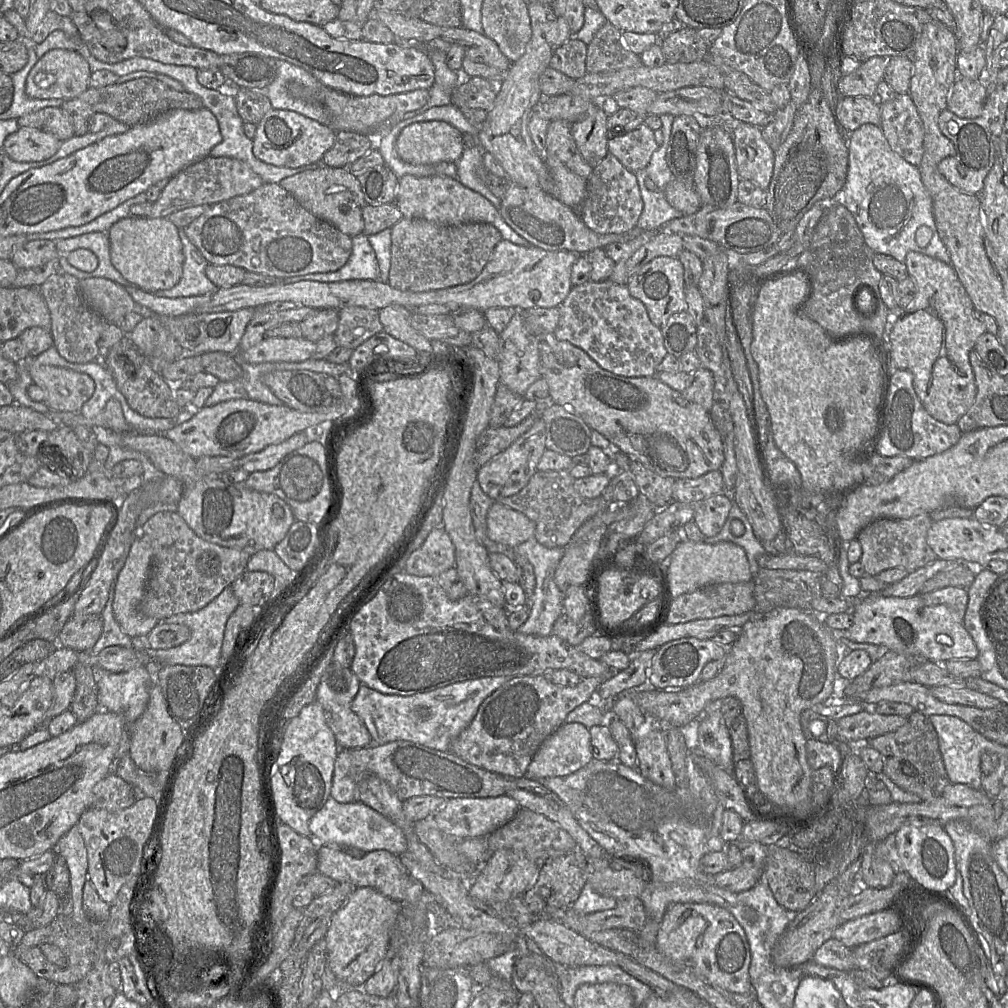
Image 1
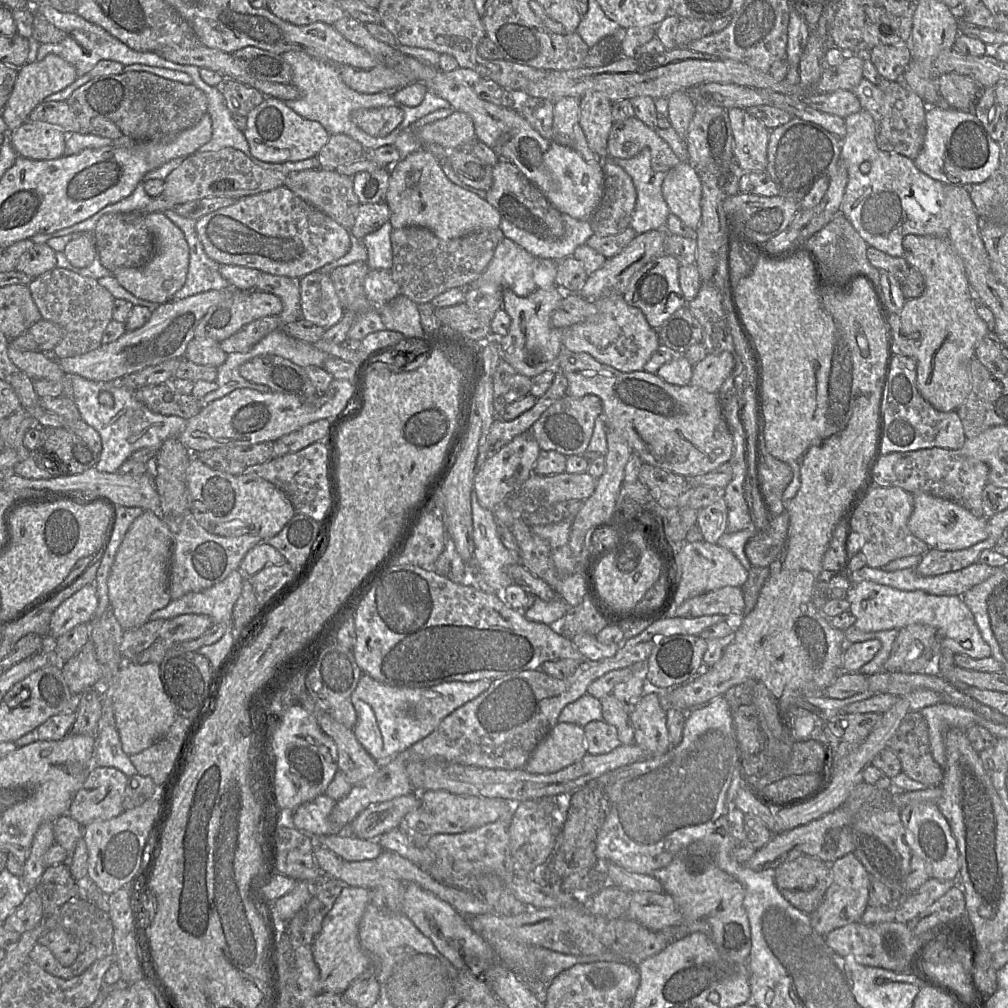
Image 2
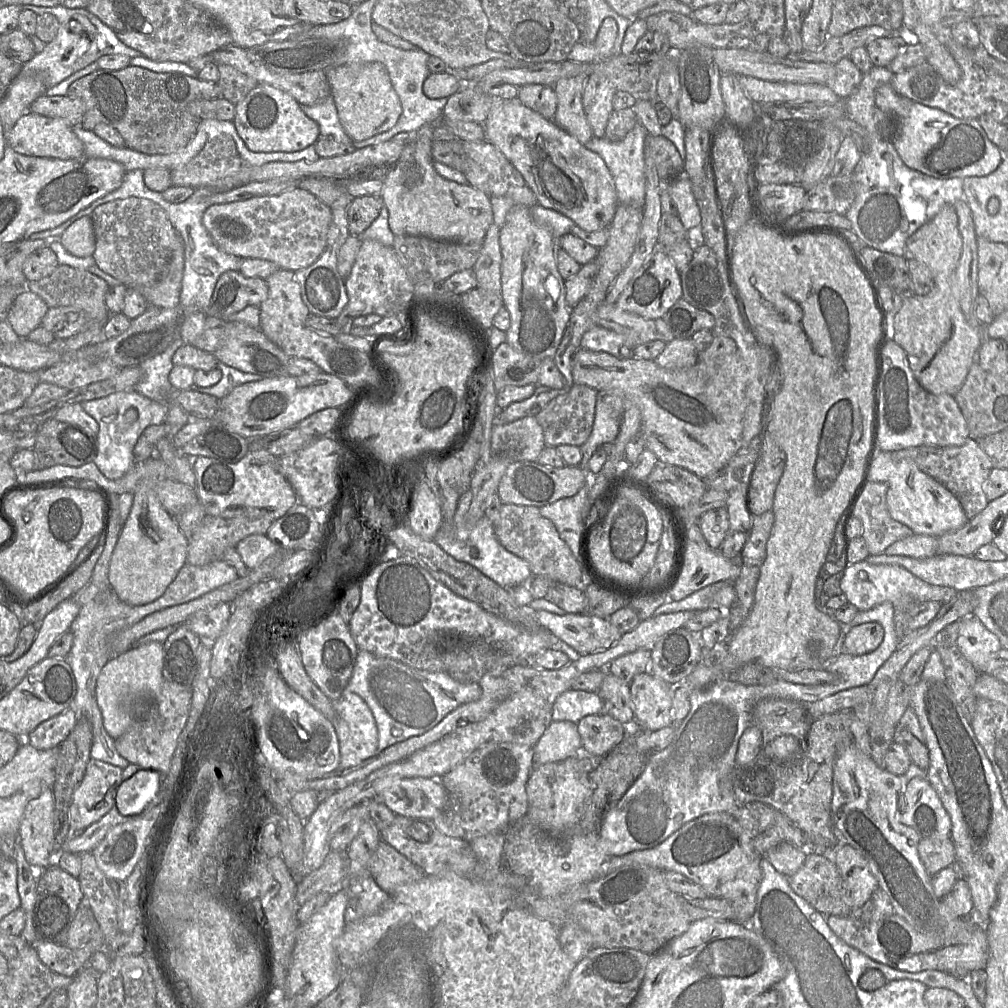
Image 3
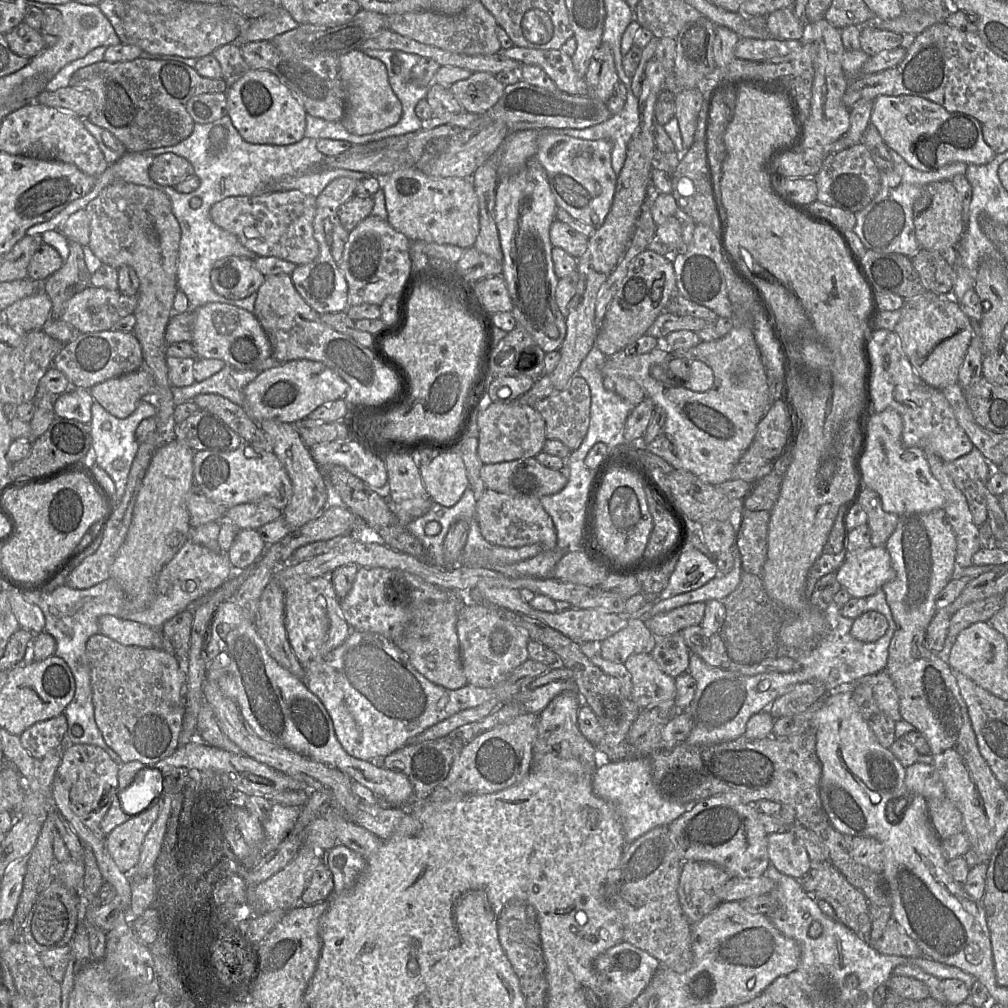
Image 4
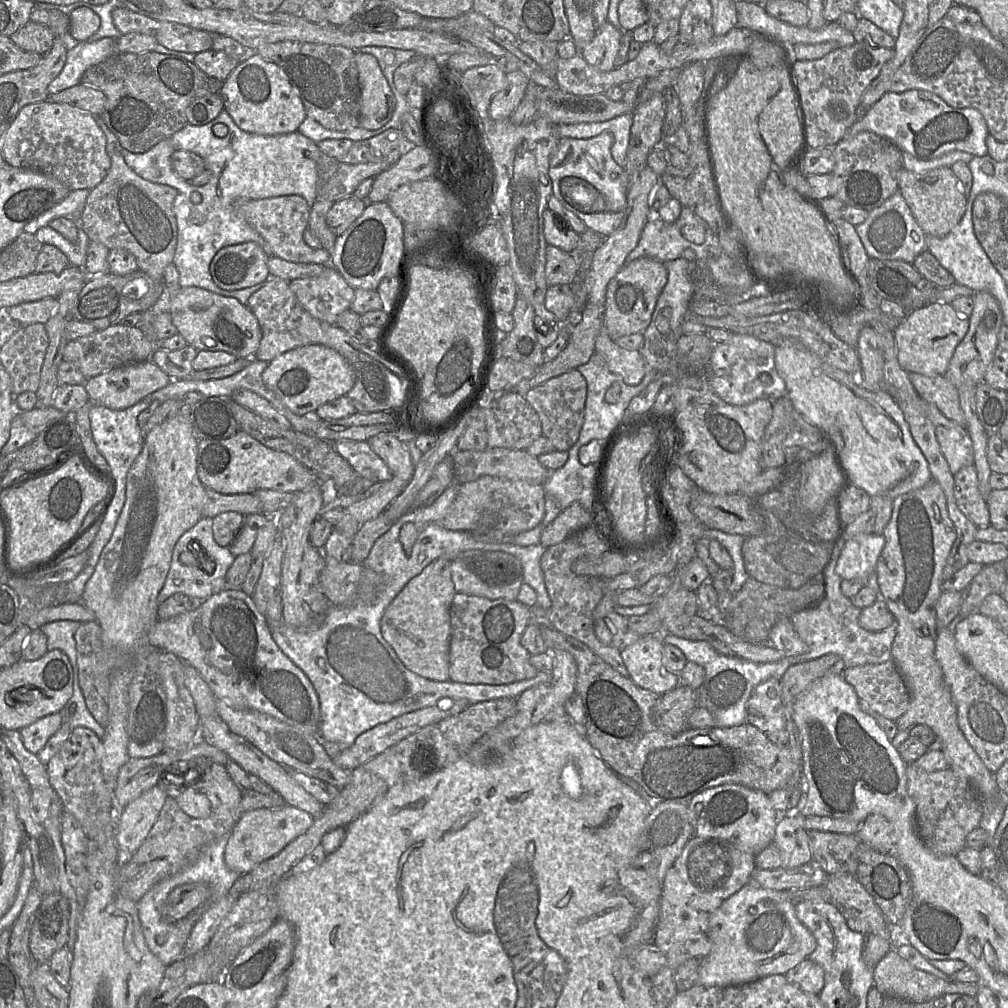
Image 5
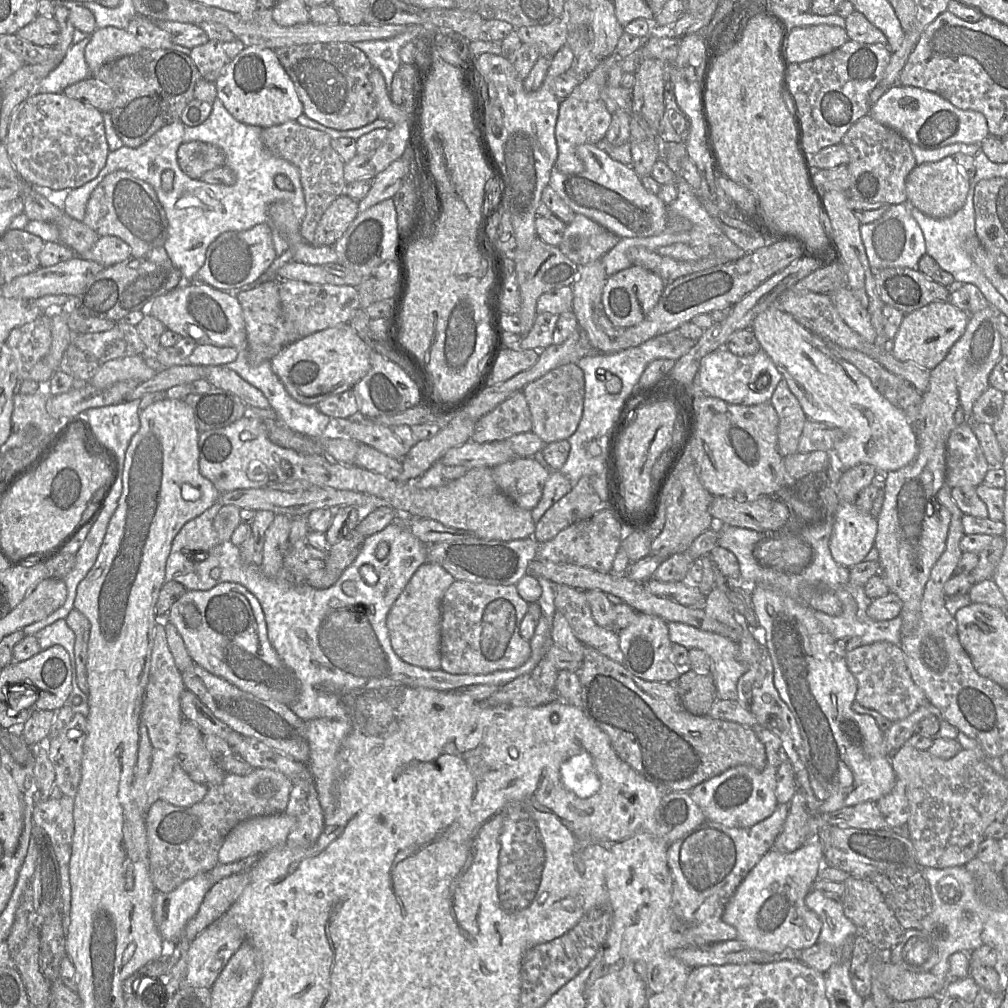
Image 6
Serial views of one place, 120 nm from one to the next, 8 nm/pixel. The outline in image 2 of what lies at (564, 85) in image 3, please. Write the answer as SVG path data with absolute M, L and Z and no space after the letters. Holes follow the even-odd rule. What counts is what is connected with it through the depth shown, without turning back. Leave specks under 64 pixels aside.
M564 97L554 103L552 140L559 145L578 152L584 160L591 162L597 156L588 146L585 134L579 124L580 99Z

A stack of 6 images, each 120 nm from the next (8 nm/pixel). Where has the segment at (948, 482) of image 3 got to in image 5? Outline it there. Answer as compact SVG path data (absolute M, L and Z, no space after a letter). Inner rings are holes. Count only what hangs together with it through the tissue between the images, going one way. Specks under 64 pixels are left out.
M965 466L953 476L954 497L959 509L977 527L989 526L989 509L979 491L975 466Z

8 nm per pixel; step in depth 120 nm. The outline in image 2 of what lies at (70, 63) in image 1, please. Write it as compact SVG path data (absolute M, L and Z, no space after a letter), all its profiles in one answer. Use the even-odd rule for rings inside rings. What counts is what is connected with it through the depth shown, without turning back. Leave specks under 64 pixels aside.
M48 54L41 61L25 63L18 69L13 90L4 106L2 118L7 125L7 130L11 133L15 131L29 119L31 111L42 103L47 96L65 89L77 78L75 67L55 54Z

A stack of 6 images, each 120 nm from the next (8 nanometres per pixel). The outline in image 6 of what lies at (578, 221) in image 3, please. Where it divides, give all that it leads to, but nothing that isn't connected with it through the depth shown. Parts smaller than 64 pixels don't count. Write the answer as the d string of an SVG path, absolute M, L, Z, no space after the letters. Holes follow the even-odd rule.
M581 144L576 154L583 161L585 170L564 174L553 166L549 182L576 214L583 214L620 238L648 237L662 231L685 233L692 228L692 223L686 218L668 217L667 205L658 195L645 189L631 166L614 160L596 144Z

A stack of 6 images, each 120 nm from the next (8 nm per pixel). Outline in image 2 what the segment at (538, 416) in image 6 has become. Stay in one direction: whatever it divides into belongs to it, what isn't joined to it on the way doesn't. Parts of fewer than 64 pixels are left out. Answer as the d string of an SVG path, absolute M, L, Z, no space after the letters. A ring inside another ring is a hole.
M565 395L542 413L530 432L540 449L557 451L565 456L581 455L590 442L596 418L602 413L602 402L596 395L572 397Z

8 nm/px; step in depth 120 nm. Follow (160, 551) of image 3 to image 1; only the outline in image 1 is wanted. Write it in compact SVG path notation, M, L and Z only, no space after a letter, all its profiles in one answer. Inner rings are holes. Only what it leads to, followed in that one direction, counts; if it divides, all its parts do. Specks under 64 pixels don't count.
M139 536L134 540L128 557L114 583L114 597L112 609L116 621L123 632L130 638L137 636L146 637L157 625L158 620L152 617L137 617L137 607L140 604L147 587L153 562L153 548L148 538Z

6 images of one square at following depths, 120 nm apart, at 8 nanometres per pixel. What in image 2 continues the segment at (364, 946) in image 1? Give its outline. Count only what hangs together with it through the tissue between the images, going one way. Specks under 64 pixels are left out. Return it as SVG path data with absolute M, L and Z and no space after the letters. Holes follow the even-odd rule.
M344 886L330 911L324 916L319 934L311 948L319 968L322 993L342 994L350 984L372 966L373 960L359 942L359 923L371 903L371 891L365 887Z

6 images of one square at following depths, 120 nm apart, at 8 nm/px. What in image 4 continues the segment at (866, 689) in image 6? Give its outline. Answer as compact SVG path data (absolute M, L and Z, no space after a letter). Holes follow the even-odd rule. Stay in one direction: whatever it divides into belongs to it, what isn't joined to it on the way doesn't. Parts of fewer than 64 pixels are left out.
M886 670L861 677L852 683L851 687L854 690L860 684L870 684L872 686L874 699L885 715L895 722L902 719L899 708L899 697L894 683Z

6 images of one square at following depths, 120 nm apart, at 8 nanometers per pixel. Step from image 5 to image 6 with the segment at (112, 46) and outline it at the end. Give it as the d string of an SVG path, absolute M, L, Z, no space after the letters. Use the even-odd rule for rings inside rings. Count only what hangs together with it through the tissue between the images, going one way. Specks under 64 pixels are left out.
M91 35L70 46L61 63L41 81L38 93L62 93L68 86L91 76L84 55L90 39Z

